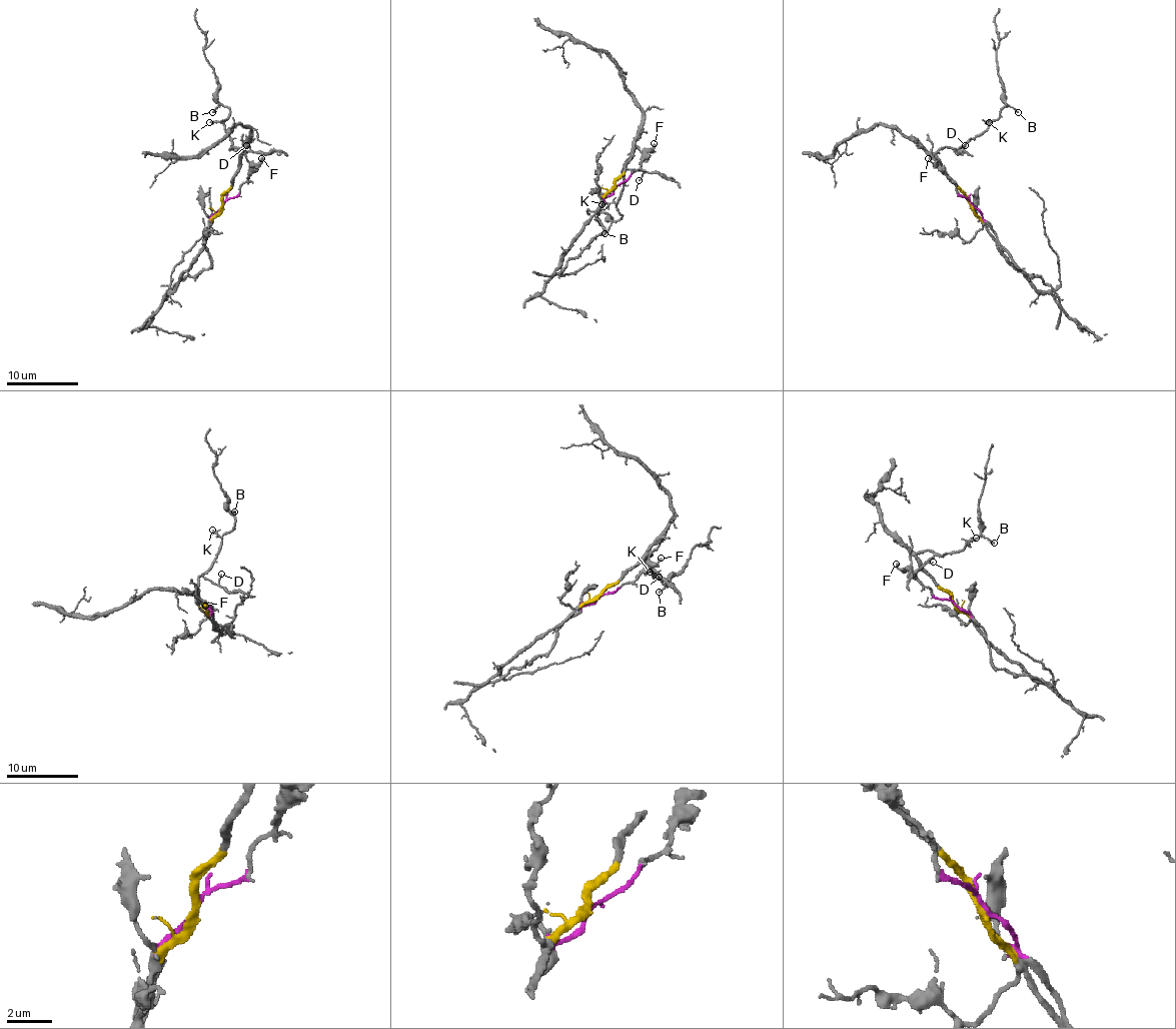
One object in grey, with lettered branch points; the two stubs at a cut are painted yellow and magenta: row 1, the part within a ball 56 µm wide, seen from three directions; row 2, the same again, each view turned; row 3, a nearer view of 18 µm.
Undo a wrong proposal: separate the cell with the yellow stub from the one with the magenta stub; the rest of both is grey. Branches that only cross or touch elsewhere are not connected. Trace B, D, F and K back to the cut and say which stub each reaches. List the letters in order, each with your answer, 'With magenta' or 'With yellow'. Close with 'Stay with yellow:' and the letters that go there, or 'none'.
B: With yellow
D: With yellow
F: With magenta
K: With yellow
Stay with yellow: B, D, K

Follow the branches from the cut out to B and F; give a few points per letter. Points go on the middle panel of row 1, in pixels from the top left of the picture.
B: (615, 186), (615, 181), (633, 152), (626, 161), (624, 184), (617, 202), (623, 215), (605, 232)
F: (615, 186), (640, 166), (640, 161), (655, 143)

